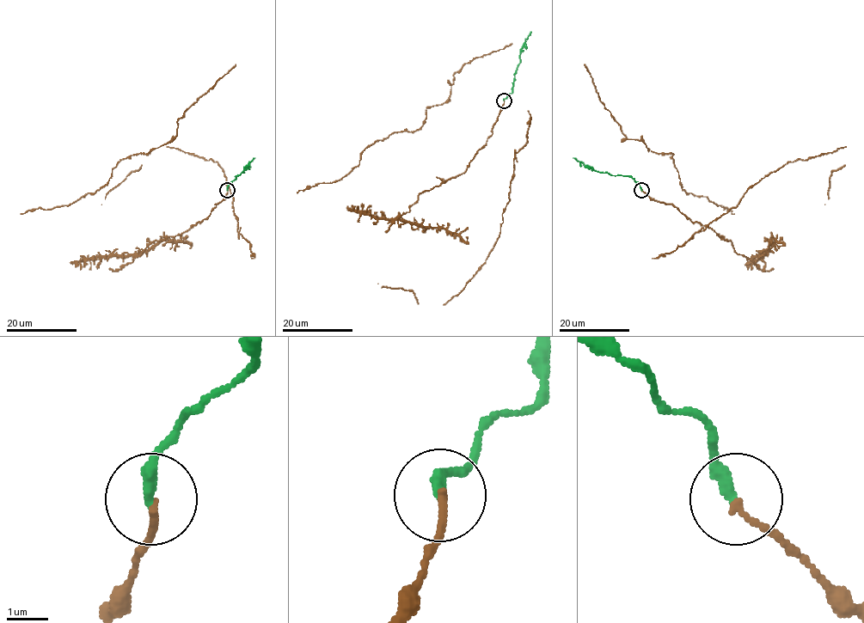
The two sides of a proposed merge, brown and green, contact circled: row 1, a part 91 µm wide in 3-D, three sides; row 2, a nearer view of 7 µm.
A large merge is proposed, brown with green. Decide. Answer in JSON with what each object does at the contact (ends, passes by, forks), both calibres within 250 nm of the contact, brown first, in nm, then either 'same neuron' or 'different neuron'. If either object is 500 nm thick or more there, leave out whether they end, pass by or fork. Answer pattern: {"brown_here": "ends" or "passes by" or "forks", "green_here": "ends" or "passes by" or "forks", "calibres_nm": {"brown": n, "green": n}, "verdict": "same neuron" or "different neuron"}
{"brown_here": "ends", "green_here": "ends", "calibres_nm": {"brown": 160, "green": 320}, "verdict": "same neuron"}

